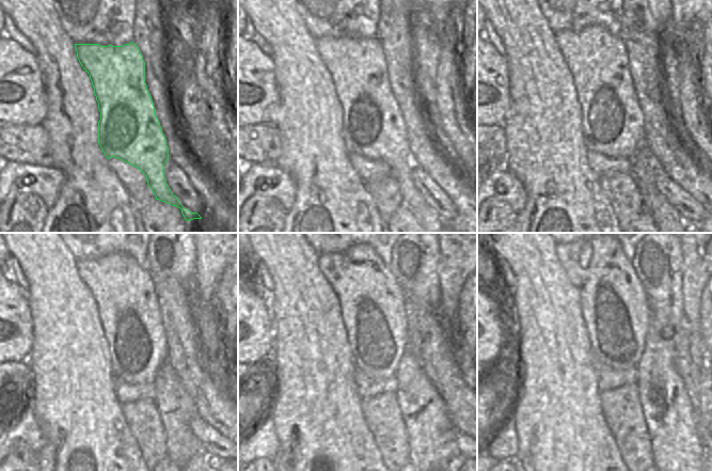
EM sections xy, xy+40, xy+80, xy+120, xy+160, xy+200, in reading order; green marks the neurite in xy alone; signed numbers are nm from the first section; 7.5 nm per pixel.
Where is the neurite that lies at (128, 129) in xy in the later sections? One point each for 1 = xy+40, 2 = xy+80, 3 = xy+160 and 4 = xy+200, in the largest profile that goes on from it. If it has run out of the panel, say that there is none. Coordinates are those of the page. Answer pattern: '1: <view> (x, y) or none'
1: xy+40 (373, 126)
2: xy+80 (611, 119)
3: xy+160 (372, 302)
4: xy+200 (614, 307)

